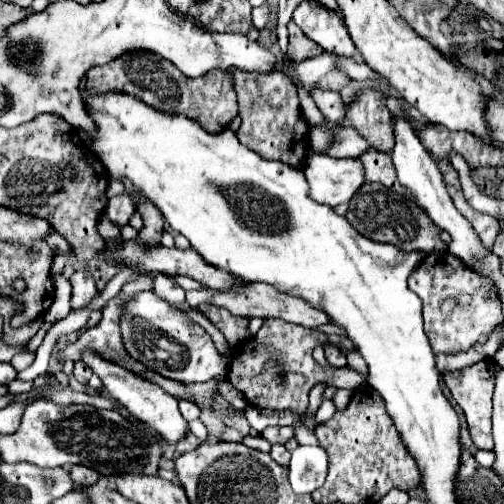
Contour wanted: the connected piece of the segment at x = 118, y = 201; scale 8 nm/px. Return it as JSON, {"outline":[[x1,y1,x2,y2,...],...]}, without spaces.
{"outline":[[121,195,121,197,109,199,107,209,105,209,105,215,107,215,115,225,123,227,123,225,129,223,129,217,133,215,133,211,135,211,135,205,133,205,131,197]]}

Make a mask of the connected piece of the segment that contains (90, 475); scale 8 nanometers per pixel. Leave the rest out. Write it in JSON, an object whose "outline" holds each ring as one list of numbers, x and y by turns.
{"outline":[[73,465,69,469,69,473,71,473,71,479,75,481,75,485,91,485,91,481,99,479,99,473,95,473,89,467,81,467,81,465]]}

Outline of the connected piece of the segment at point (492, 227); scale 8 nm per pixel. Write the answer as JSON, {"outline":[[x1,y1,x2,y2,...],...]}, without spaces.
{"outline":[[447,184,447,191,453,201,455,201,455,207,459,209,459,213,461,213,467,221,471,221,473,229,481,233,483,243,491,249,495,237,501,233,501,225,499,225,497,217,491,217,491,215,485,215,485,213,473,211,473,209,469,207,469,203,465,201,461,189,457,189,455,186]]}

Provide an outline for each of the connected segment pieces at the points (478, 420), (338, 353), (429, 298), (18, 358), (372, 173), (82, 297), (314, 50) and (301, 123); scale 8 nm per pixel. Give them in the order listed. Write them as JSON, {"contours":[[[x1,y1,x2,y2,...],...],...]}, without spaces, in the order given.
{"contours":[[[485,359,459,369,459,371,449,371,443,375,453,399,459,403,459,407,465,411,467,417,467,425,469,425,469,433,471,439,475,443,477,449,494,449,494,441,492,437,492,397,494,390,494,373,495,363,492,359]],[[325,343,323,349,325,349,325,357,327,357,327,361,329,361,331,367,345,367,345,365,347,365,347,361,345,361,345,353,343,353,337,345,333,345,333,343]],[[429,253,419,269,409,277,409,287,423,301,425,335,429,337,431,349,435,353,461,353,471,349,479,335,487,335,495,325,503,321,501,301,495,297,491,285,483,281,473,269,467,269,451,253]],[[17,353,17,355,11,359,11,365,13,365,17,371,23,371,23,369,27,369,27,367,29,367,33,361,35,361,35,355]],[[369,149,369,151,361,153,357,159,363,163,367,181,379,181,379,183,385,183,389,189,395,189,397,193,405,193,405,189,397,181,391,155,379,153,377,149,375,151]],[[75,271,71,275,71,285,73,285,73,297,71,297,71,307,73,309,85,309,89,305,89,301,97,295,97,287,95,281,89,273,83,271]],[[289,23,287,29,289,29,289,49,287,49,287,55,291,59,299,61,299,59,307,59,307,57,319,55,323,51,319,45,315,45,315,41,311,41,307,35,303,35,301,29,295,23]],[[229,67,227,73,233,77,233,87,239,103,241,127,237,137,243,145,261,153,265,159,283,161,287,165,303,167,305,165,305,147,309,145,309,129,307,121,299,109,299,97,293,83,285,77,281,69,273,69,271,73,243,71]]]}

